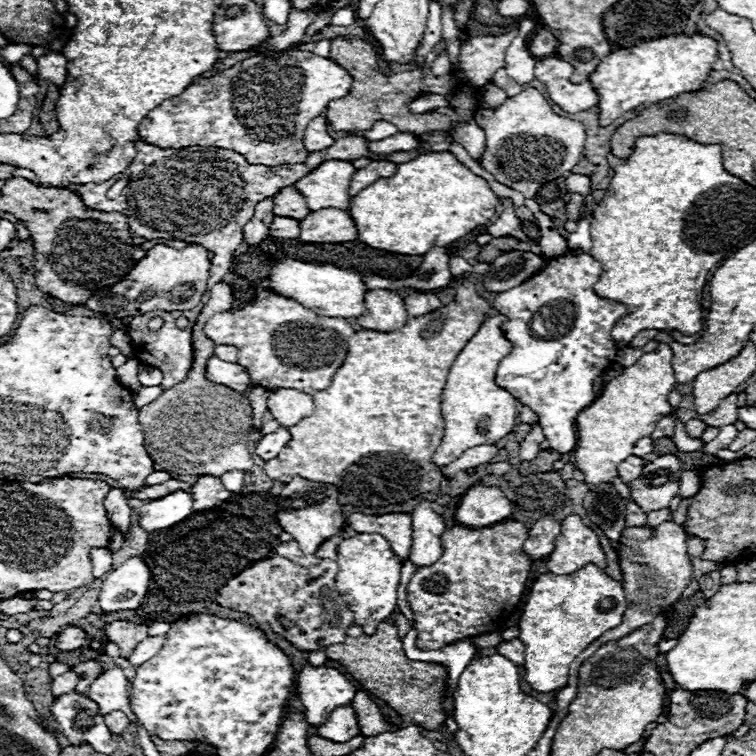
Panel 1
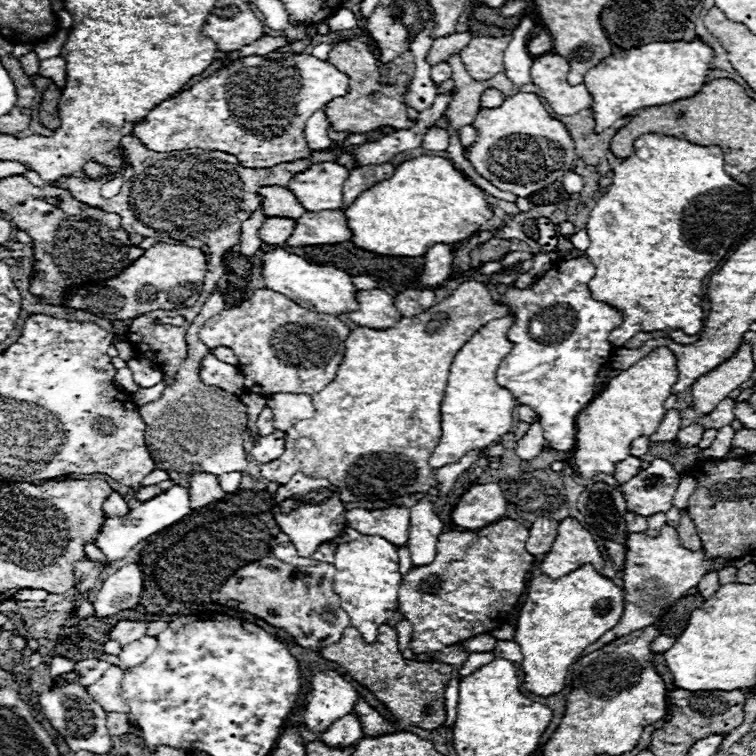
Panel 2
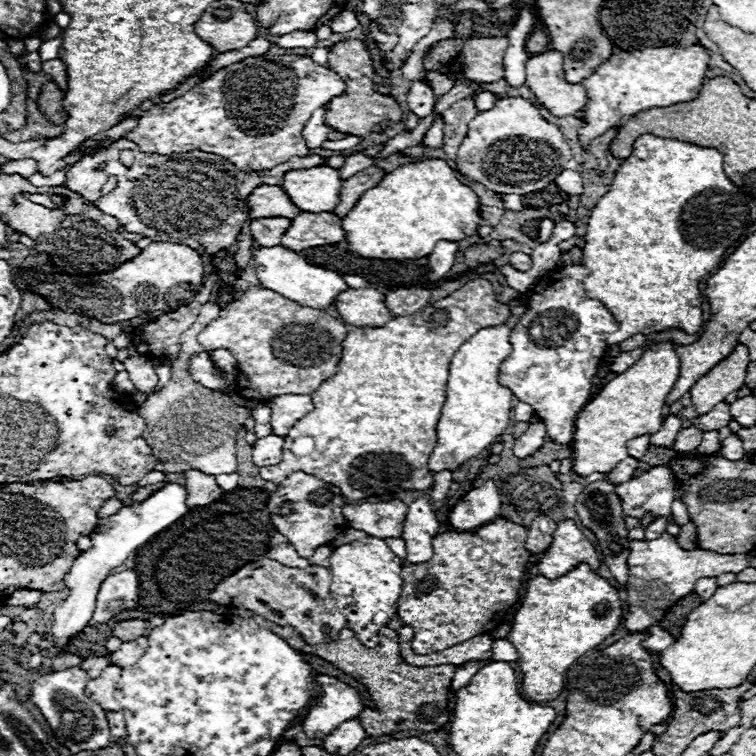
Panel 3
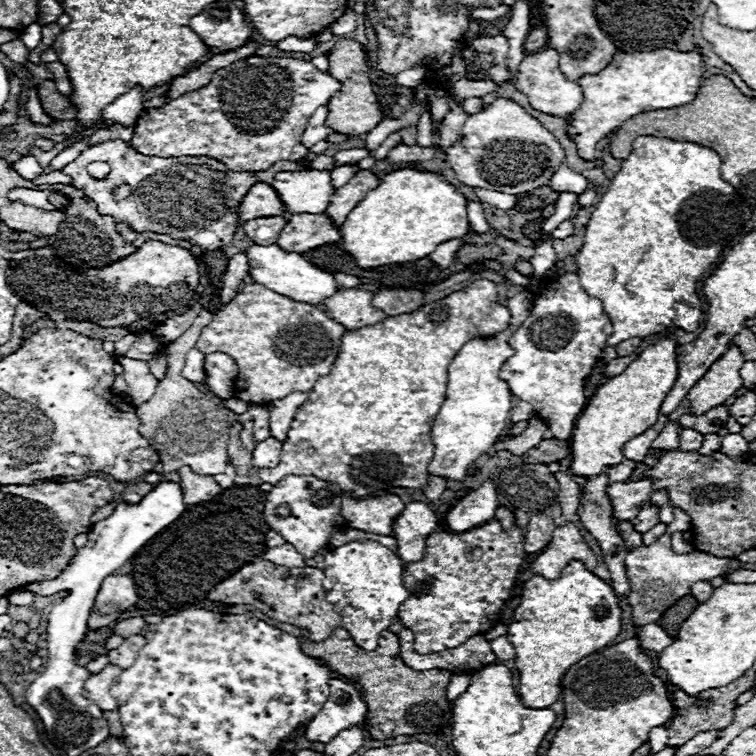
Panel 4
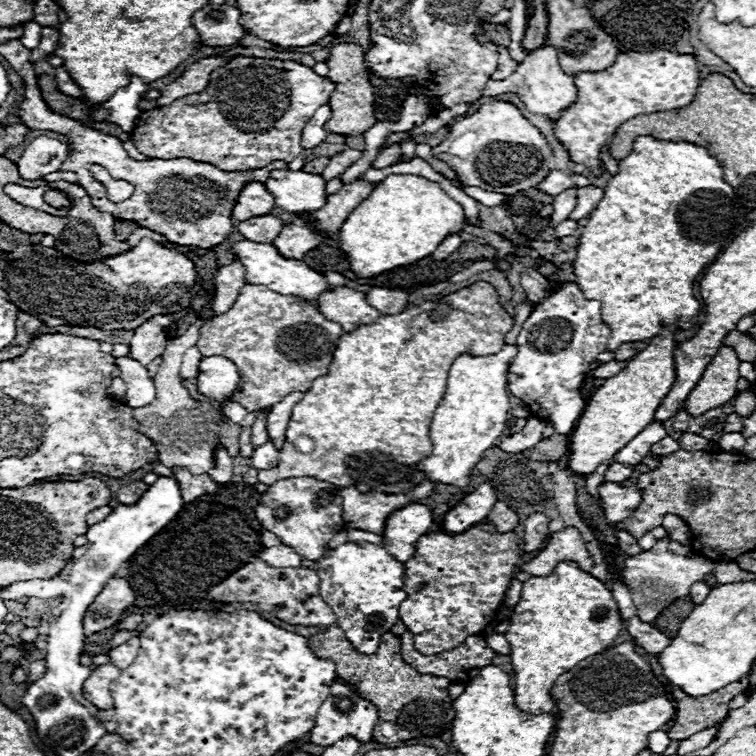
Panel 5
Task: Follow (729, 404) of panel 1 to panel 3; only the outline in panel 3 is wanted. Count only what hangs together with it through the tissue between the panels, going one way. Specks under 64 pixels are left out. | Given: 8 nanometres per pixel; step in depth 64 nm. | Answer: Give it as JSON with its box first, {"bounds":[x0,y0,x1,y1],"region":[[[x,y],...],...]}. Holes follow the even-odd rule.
{"bounds":[692,404,732,432],"region":[[[716,404],[716,408],[712,408],[712,412],[704,414],[704,416],[698,416],[698,418],[692,418],[692,426],[700,428],[702,432],[710,432],[710,430],[720,430],[722,426],[728,426],[728,422],[732,420],[730,416],[730,410],[728,410],[728,404]]]}

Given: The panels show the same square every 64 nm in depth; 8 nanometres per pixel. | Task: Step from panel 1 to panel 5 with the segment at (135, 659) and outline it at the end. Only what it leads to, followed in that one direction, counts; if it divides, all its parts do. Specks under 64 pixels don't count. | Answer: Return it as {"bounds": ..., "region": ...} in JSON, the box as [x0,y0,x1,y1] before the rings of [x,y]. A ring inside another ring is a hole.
{"bounds":[108,636,140,670],"region":[[[134,636],[134,638],[130,638],[126,644],[120,644],[120,646],[112,648],[112,650],[108,652],[110,662],[116,664],[120,670],[124,670],[124,668],[128,668],[128,666],[134,662],[134,658],[136,658],[136,654],[138,654],[138,648],[140,648],[140,638]]]}

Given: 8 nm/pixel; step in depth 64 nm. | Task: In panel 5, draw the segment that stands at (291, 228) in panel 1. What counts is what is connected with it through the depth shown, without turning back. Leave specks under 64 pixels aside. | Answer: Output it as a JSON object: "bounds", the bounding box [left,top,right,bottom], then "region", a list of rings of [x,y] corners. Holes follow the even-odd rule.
{"bounds":[236,214,284,244],"region":[[[268,214],[256,216],[256,218],[250,218],[246,222],[236,224],[236,230],[244,238],[248,238],[252,242],[268,242],[268,244],[280,234],[282,228],[284,228],[282,220],[276,216],[268,216]]]}

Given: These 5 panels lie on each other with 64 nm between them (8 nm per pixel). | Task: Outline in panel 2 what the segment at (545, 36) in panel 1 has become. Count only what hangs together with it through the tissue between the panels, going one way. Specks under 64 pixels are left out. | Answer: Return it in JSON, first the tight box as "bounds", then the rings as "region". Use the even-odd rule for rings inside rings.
{"bounds":[528,32,552,56],"region":[[[542,32],[542,34],[534,36],[534,38],[530,38],[530,42],[528,42],[528,52],[530,52],[532,56],[540,56],[540,54],[552,52],[552,36],[546,34],[546,32]]]}

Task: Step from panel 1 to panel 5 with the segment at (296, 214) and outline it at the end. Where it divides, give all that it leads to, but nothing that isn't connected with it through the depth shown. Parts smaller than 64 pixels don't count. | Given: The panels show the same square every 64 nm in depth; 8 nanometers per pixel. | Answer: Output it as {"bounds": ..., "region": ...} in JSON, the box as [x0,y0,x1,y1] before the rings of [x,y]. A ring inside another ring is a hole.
{"bounds":[232,182,274,222],"region":[[[260,182],[248,184],[248,188],[244,188],[244,192],[240,192],[240,200],[236,200],[236,204],[232,208],[232,218],[236,222],[242,222],[242,220],[248,220],[254,216],[268,214],[274,208],[274,198],[268,194],[270,192],[264,188],[264,184],[260,184]]]}

